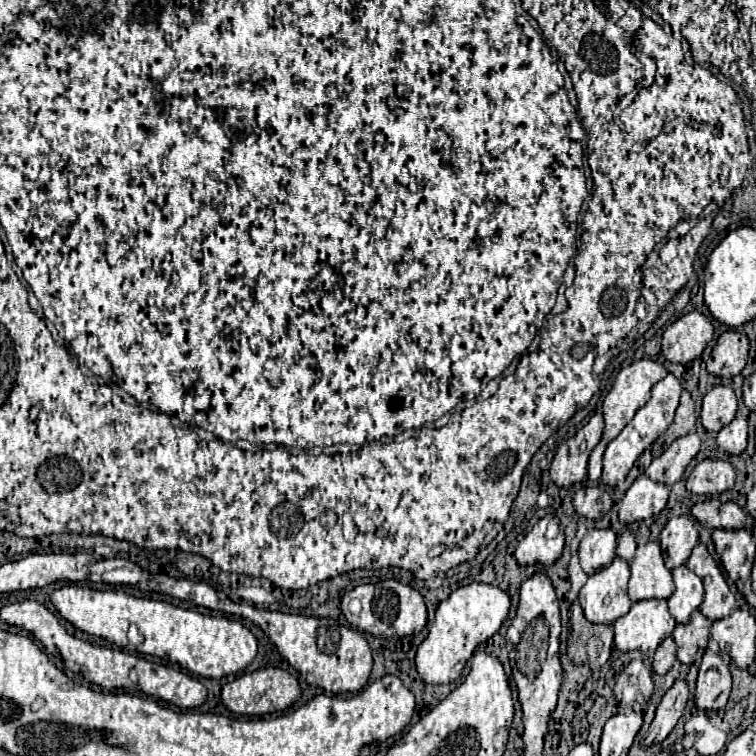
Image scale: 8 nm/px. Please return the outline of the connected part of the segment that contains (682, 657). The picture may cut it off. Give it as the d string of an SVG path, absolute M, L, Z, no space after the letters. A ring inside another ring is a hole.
M696 610L690 618L688 624L678 624L674 628L674 642L678 644L678 662L680 664L694 664L696 660L702 658L702 654L708 648L708 638L710 638L710 626L712 622L702 616L700 610Z

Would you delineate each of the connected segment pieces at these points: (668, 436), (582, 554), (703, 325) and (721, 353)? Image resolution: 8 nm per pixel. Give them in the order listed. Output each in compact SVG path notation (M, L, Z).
M684 390L682 398L680 398L680 406L676 410L676 418L670 424L669 428L664 434L664 444L670 446L676 438L686 436L690 432L696 430L696 414L694 414L694 402L690 398L690 394Z
M592 528L580 540L578 560L586 574L594 574L598 568L612 564L616 556L616 534L612 530Z
M692 310L670 324L662 336L662 354L670 362L688 364L700 358L706 344L712 340L714 328L710 320Z
M728 330L718 338L718 342L712 350L712 356L706 364L706 370L712 376L720 376L720 378L736 376L746 366L748 350L750 350L750 344L748 344L746 334Z

